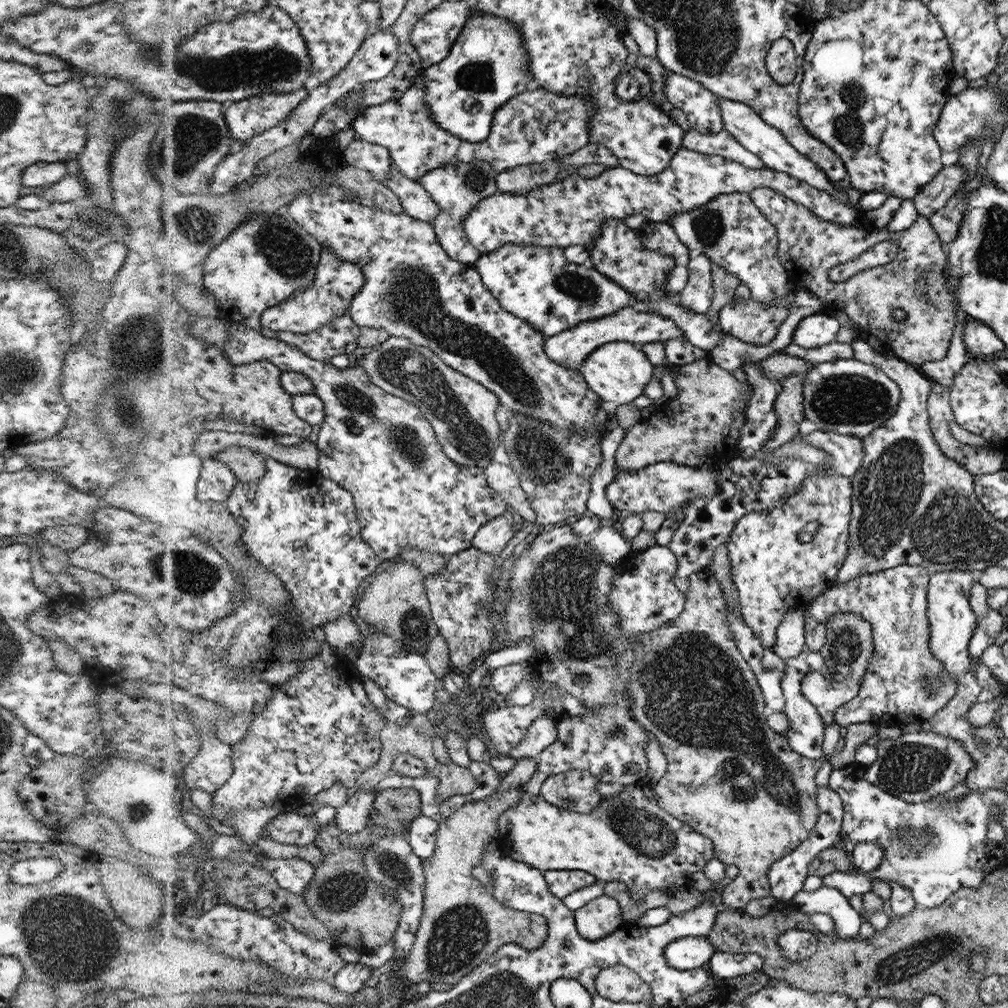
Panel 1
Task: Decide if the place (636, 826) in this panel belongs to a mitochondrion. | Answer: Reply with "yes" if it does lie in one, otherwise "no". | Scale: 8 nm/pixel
yes

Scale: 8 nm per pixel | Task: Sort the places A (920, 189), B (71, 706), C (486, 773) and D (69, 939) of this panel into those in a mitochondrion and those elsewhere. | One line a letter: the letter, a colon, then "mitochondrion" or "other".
A: other
B: other
C: other
D: mitochondrion

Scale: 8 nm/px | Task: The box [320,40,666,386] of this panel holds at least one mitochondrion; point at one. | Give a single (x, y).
(477, 77)

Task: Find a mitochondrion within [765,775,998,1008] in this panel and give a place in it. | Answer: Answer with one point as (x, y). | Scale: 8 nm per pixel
(900, 967)

